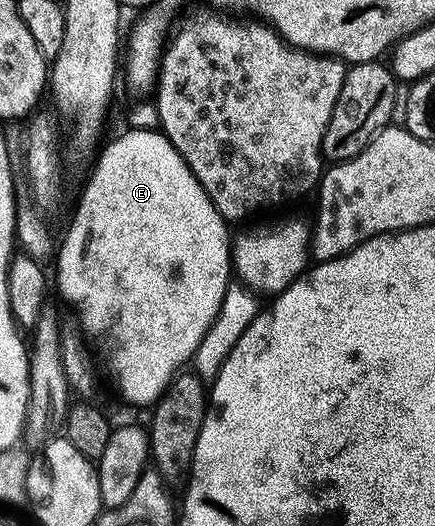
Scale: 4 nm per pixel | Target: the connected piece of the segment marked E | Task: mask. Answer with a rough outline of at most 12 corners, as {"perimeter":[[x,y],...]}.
{"perimeter":[[158,129],[99,154],[59,290],[131,406],[192,361],[229,223]]}

